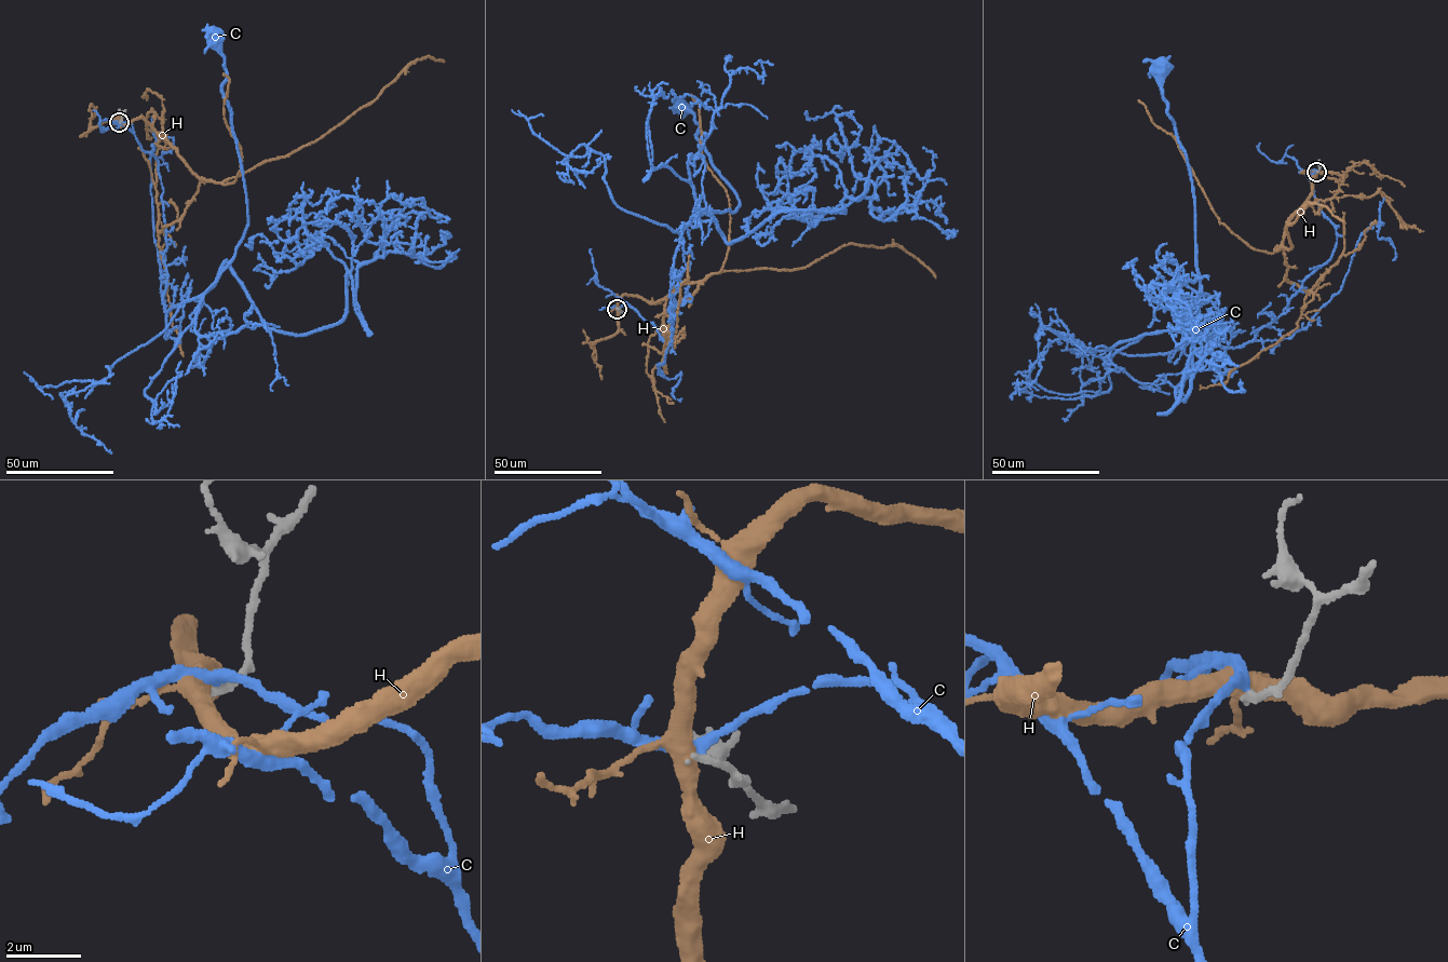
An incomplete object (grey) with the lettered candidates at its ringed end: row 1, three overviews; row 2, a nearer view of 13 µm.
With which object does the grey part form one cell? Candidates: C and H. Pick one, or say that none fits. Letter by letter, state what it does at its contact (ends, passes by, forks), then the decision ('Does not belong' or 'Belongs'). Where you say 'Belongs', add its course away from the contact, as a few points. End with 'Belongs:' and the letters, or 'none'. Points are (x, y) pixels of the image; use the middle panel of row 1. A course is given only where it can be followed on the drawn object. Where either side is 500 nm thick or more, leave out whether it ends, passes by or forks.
C: It passes by. Does not belong
H: It forks there. Does not belong
Belongs: none

